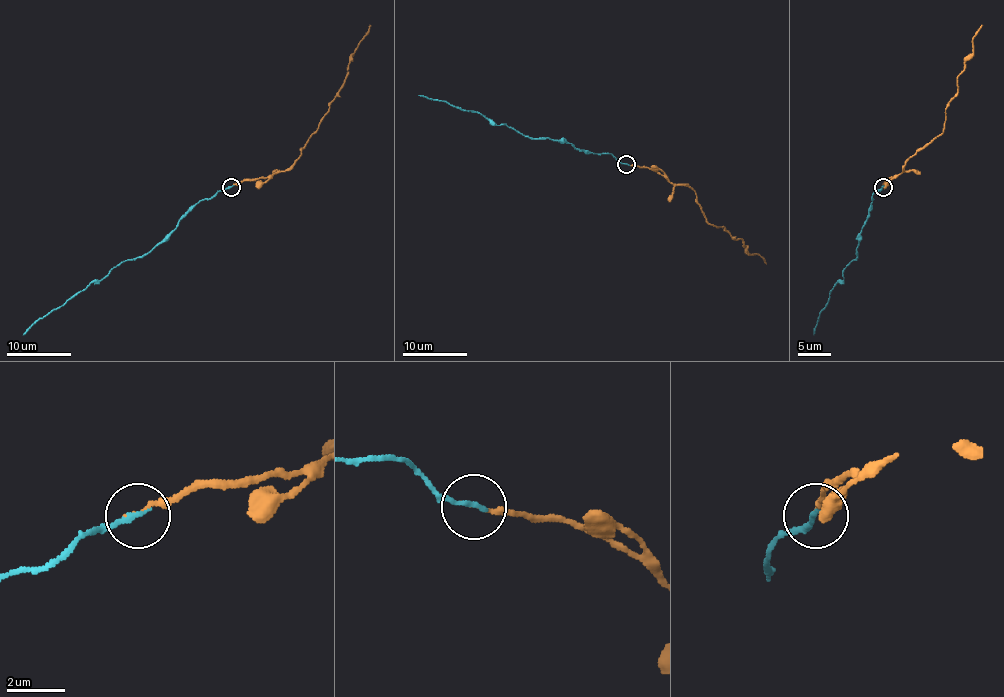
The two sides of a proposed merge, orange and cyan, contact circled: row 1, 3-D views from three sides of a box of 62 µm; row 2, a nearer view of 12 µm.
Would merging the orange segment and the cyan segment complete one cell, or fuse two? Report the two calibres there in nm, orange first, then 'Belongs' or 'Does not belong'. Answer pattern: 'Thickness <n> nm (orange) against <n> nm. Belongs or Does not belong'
Thickness 90 nm (orange) against 190 nm. Does not belong

